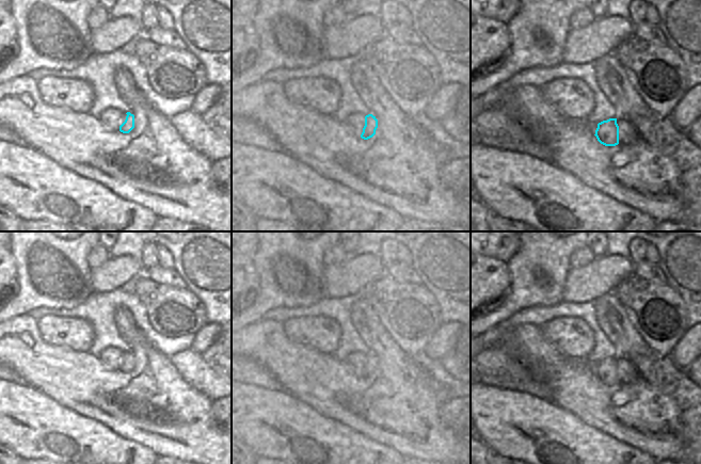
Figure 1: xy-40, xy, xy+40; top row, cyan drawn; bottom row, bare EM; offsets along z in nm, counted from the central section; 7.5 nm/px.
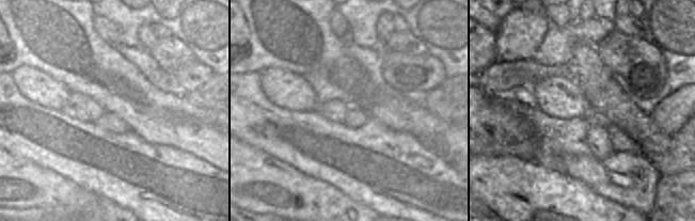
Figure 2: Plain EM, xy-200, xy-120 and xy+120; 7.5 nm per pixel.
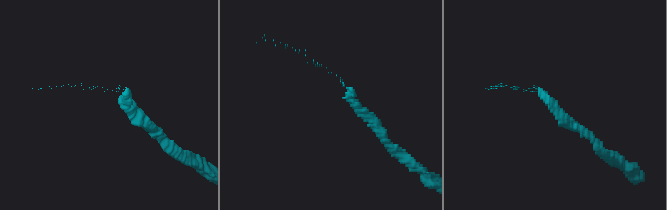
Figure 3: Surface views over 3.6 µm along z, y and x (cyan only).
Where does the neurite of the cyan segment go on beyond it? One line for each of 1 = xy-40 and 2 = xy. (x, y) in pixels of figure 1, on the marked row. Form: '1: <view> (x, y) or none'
1: xy-40 (111, 118)
2: xy (355, 122)

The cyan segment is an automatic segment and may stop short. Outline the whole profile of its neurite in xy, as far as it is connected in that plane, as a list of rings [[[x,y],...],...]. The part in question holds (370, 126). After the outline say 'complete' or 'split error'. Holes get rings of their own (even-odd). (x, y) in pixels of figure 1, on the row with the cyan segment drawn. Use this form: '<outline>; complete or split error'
[[[357,112],[351,114],[344,122],[346,127],[357,138],[368,140],[376,134],[378,119],[372,114],[364,115]]]; split error

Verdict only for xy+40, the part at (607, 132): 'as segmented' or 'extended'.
extended

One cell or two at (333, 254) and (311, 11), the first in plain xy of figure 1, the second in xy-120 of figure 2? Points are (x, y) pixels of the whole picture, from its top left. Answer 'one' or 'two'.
two

